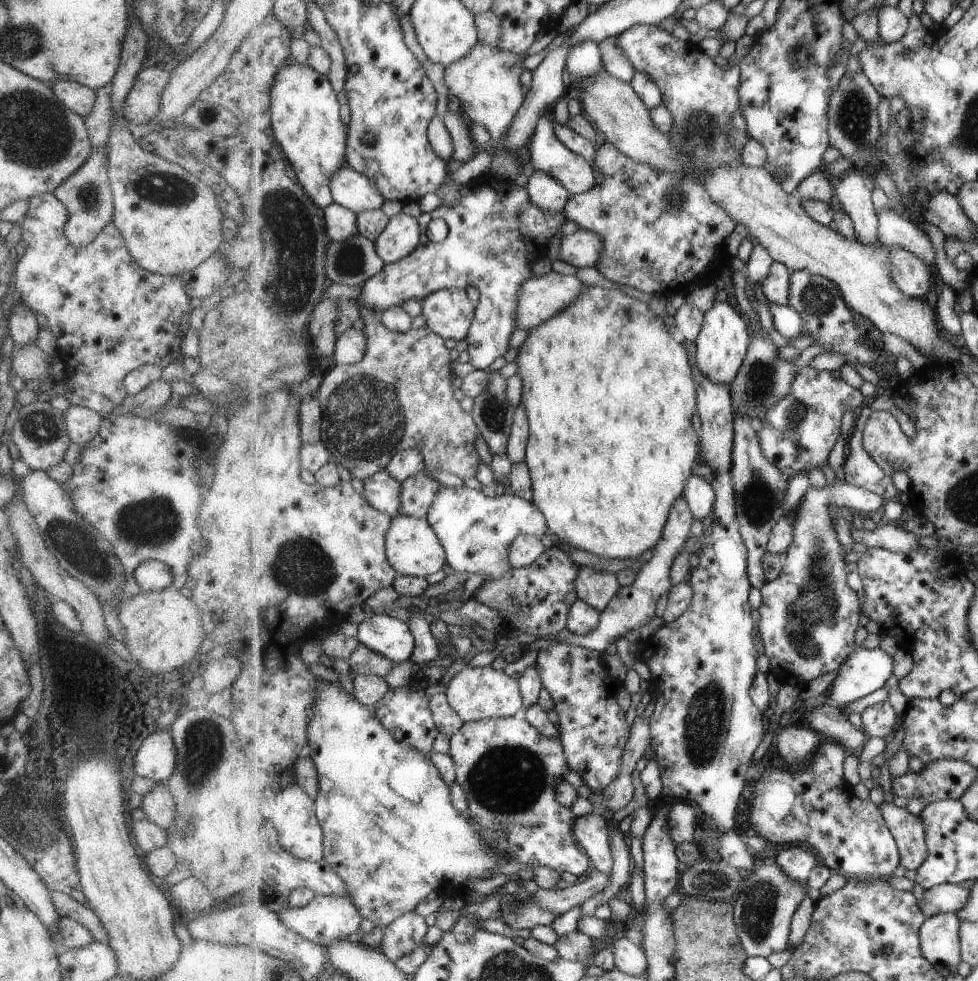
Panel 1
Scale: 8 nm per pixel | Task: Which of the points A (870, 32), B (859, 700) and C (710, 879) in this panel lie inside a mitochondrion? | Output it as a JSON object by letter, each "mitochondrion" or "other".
{"A":"other","B":"other","C":"mitochondrion"}

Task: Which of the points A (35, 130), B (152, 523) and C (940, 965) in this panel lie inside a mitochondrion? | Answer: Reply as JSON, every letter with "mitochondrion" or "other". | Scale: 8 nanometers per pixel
{"A":"mitochondrion","B":"mitochondrion","C":"other"}

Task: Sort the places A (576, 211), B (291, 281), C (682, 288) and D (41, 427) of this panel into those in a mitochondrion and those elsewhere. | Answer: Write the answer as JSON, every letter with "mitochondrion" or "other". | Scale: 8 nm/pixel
{"A":"other","B":"mitochondrion","C":"other","D":"mitochondrion"}

